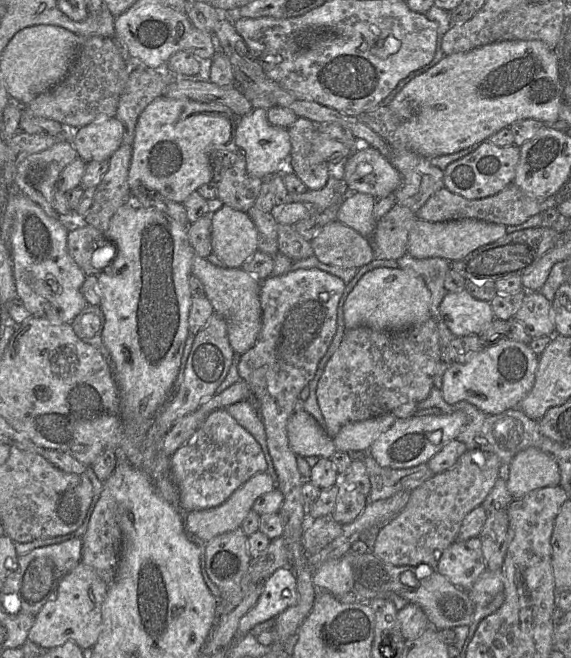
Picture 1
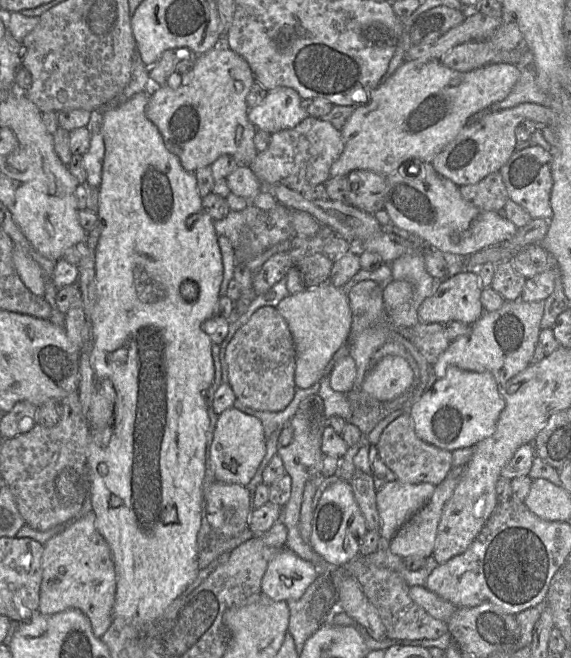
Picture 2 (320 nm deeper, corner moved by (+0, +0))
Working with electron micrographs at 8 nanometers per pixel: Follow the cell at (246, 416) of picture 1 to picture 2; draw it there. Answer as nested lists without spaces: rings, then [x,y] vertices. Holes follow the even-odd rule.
[[[316,382],[309,388],[305,389],[296,387],[294,397],[290,404],[284,410],[278,412],[267,412],[253,409],[244,405],[237,398],[234,401],[233,407],[258,418],[263,425],[265,437],[267,440],[267,438],[274,432],[281,432],[284,426],[290,422],[291,418],[297,412],[300,402],[305,397],[318,393],[319,387],[319,382]]]

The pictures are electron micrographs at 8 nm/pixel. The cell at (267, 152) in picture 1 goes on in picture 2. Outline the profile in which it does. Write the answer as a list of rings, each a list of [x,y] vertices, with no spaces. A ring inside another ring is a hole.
[[[276,87],[267,91],[260,104],[249,108],[248,119],[256,129],[270,134],[292,129],[308,117],[301,101],[298,92],[293,88]]]

